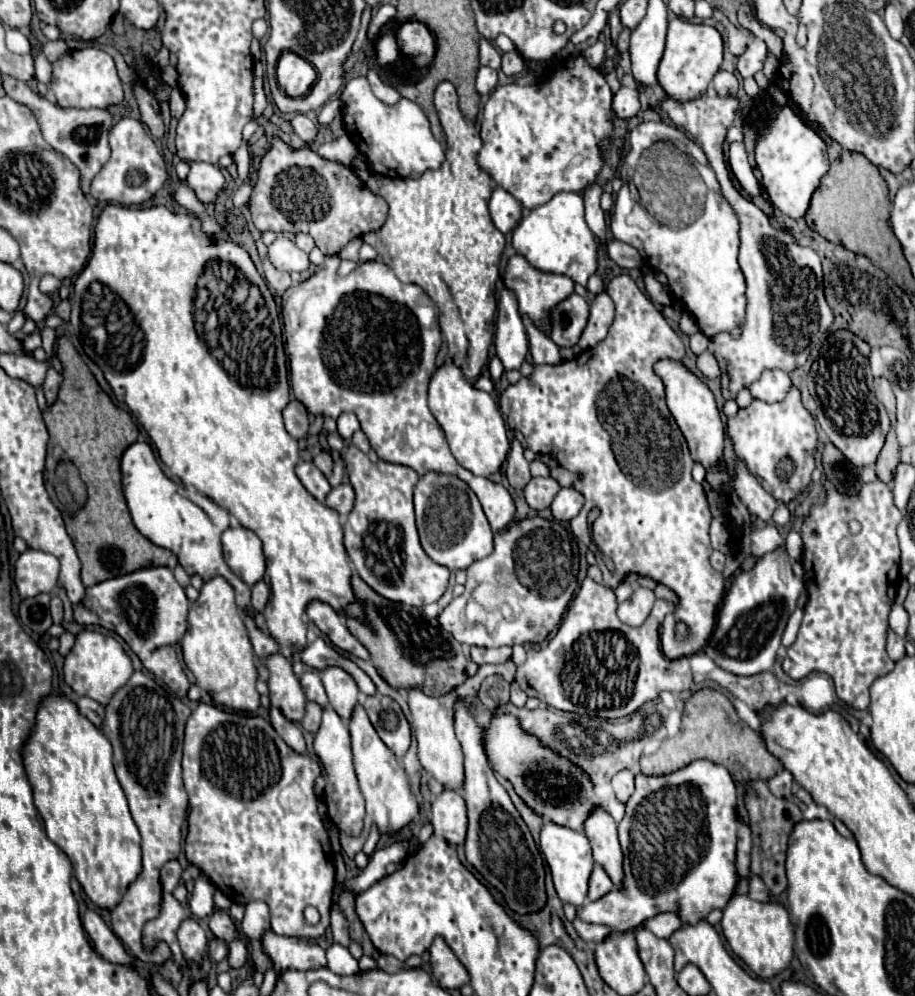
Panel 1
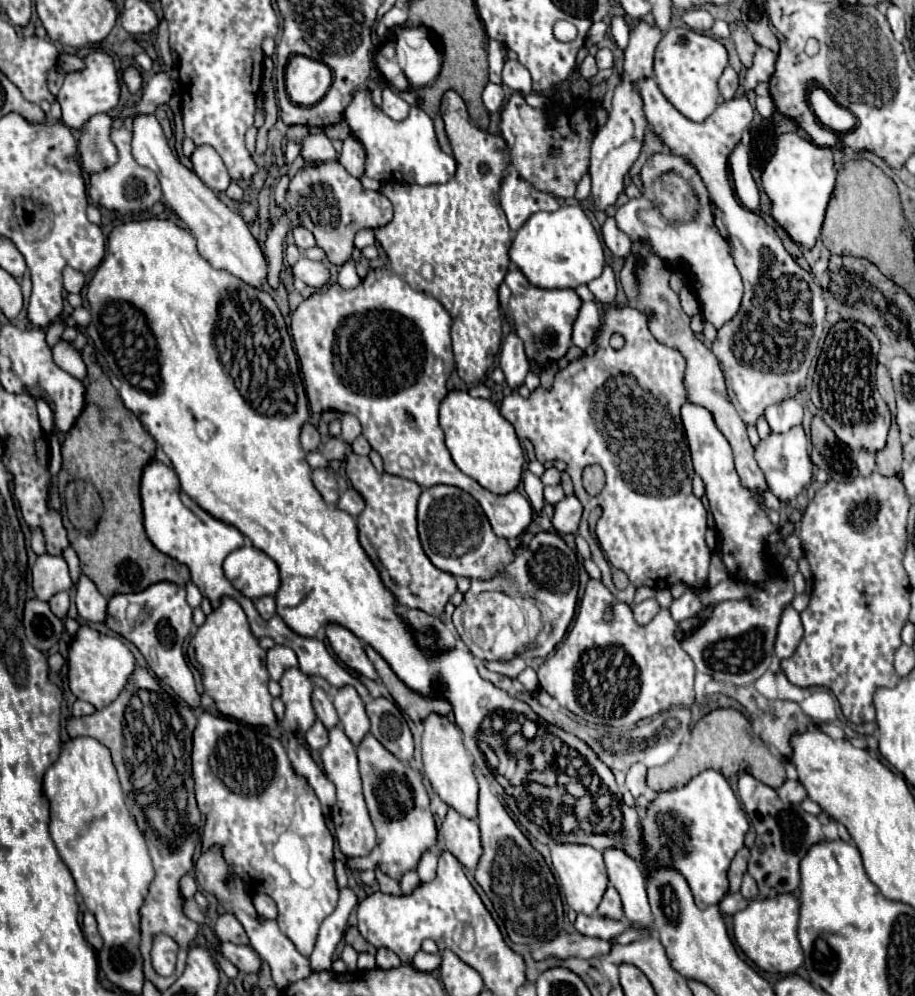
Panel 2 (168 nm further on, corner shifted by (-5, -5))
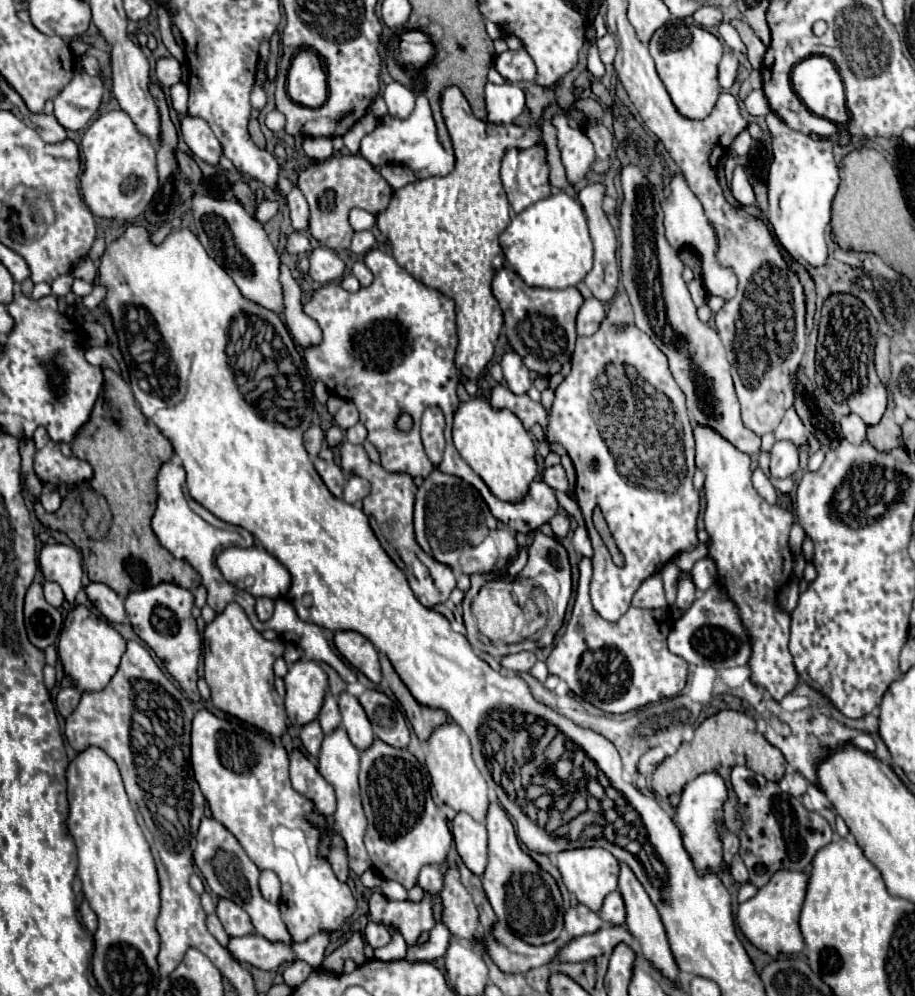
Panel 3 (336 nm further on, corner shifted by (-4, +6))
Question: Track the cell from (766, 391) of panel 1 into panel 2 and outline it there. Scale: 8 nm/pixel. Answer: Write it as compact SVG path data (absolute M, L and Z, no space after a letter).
M789 398L781 404L775 404L775 406L769 406L767 412L765 412L765 418L771 426L773 432L777 434L783 434L787 430L791 430L793 426L799 426L801 420L803 420L803 408L801 404L797 402L797 398Z

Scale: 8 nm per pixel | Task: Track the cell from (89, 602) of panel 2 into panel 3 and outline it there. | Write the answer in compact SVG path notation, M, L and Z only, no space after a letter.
M88 583L84 587L88 599L92 601L92 605L110 621L110 623L124 623L126 621L126 613L124 613L124 599L120 595L116 595L114 591L110 591L110 587L106 587L104 583Z

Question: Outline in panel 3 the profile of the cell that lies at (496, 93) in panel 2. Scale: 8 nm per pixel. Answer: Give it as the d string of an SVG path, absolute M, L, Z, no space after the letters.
M486 83L486 109L490 123L512 123L524 111L524 93L514 83Z

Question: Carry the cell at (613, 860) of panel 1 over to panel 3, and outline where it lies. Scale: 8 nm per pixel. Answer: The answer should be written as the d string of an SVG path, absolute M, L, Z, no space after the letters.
M618 861L620 863L620 877L618 877L618 891L622 893L624 905L626 905L626 927L630 929L630 933L634 935L640 953L656 967L656 971L668 979L678 979L678 967L676 961L672 957L672 951L668 947L666 935L664 935L664 927L662 921L658 917L658 911L654 907L654 903L650 903L650 897L646 895L642 883L638 883L638 877L632 873L632 869L626 865L626 861Z

